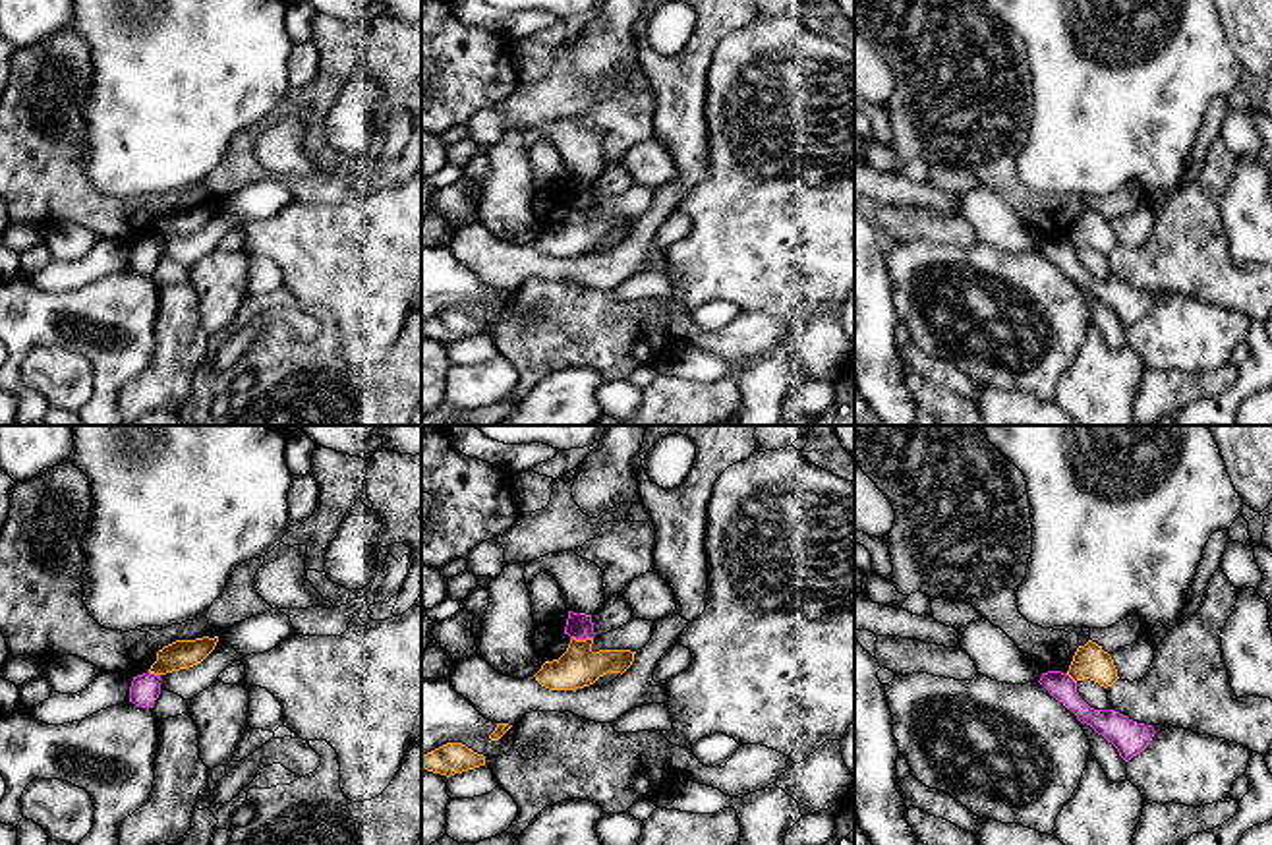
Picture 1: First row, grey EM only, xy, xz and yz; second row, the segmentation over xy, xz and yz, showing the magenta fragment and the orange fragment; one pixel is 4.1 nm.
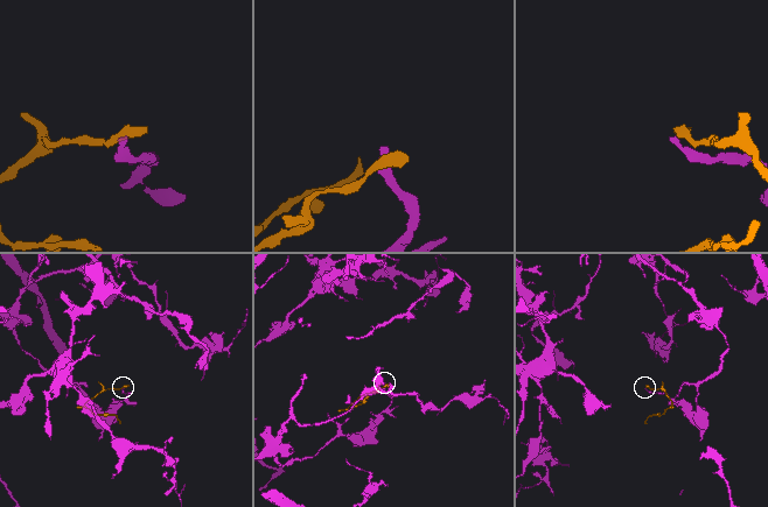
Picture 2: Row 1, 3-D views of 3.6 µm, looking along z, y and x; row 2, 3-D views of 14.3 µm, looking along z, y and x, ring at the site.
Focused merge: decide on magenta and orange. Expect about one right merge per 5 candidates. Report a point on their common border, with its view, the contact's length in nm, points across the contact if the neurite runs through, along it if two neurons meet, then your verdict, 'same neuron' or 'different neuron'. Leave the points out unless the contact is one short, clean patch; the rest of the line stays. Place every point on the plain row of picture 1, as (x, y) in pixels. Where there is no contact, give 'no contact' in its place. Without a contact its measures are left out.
meets magenta in xz at (580, 205); contact 100 nm long; border along xz (592, 203), (571, 207); different neuron

